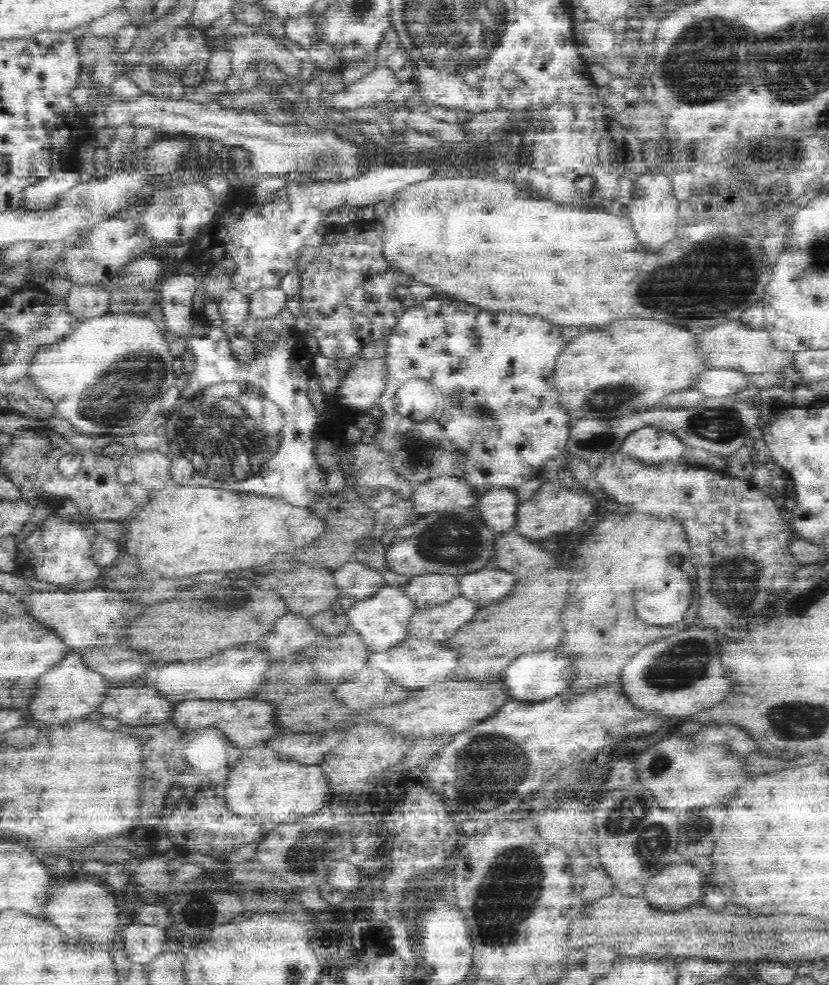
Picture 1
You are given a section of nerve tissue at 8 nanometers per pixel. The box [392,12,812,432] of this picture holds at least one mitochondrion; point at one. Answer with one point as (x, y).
(709, 68)

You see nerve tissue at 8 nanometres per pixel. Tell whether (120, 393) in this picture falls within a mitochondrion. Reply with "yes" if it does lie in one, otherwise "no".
yes

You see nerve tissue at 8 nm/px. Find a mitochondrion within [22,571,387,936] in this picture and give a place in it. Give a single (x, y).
(200, 912)

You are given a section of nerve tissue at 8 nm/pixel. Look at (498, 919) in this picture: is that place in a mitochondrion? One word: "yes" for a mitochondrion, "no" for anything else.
yes

